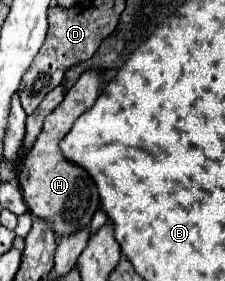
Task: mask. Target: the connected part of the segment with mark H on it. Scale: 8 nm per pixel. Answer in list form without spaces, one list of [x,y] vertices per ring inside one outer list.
[[[89,69],[79,77],[79,81],[67,91],[61,105],[53,113],[49,113],[49,117],[45,119],[43,131],[39,133],[33,149],[25,155],[21,169],[19,169],[19,173],[21,173],[19,183],[23,187],[23,199],[25,199],[27,207],[31,209],[33,215],[51,221],[51,227],[57,235],[65,235],[65,233],[69,235],[69,233],[77,231],[79,227],[89,225],[93,213],[99,209],[101,199],[99,199],[95,181],[83,167],[79,167],[63,157],[59,141],[69,133],[73,123],[87,109],[93,107],[93,103],[97,101],[99,93],[101,93],[103,83],[105,81],[103,81],[99,69]]]

